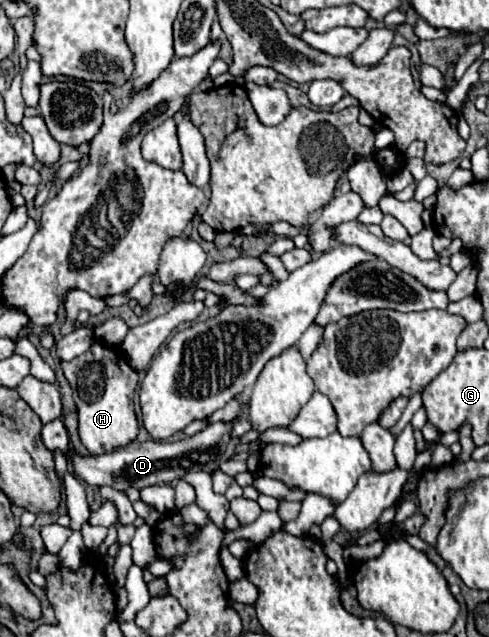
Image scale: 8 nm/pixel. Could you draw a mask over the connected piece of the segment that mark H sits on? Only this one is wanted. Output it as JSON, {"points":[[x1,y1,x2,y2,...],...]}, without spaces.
{"points":[[95,342,83,358,79,356,71,362,61,362,61,370,71,384,73,400,79,412,79,436,89,454,107,454,137,438,139,424,133,410,137,372,127,364,119,350,113,350,103,342]]}

